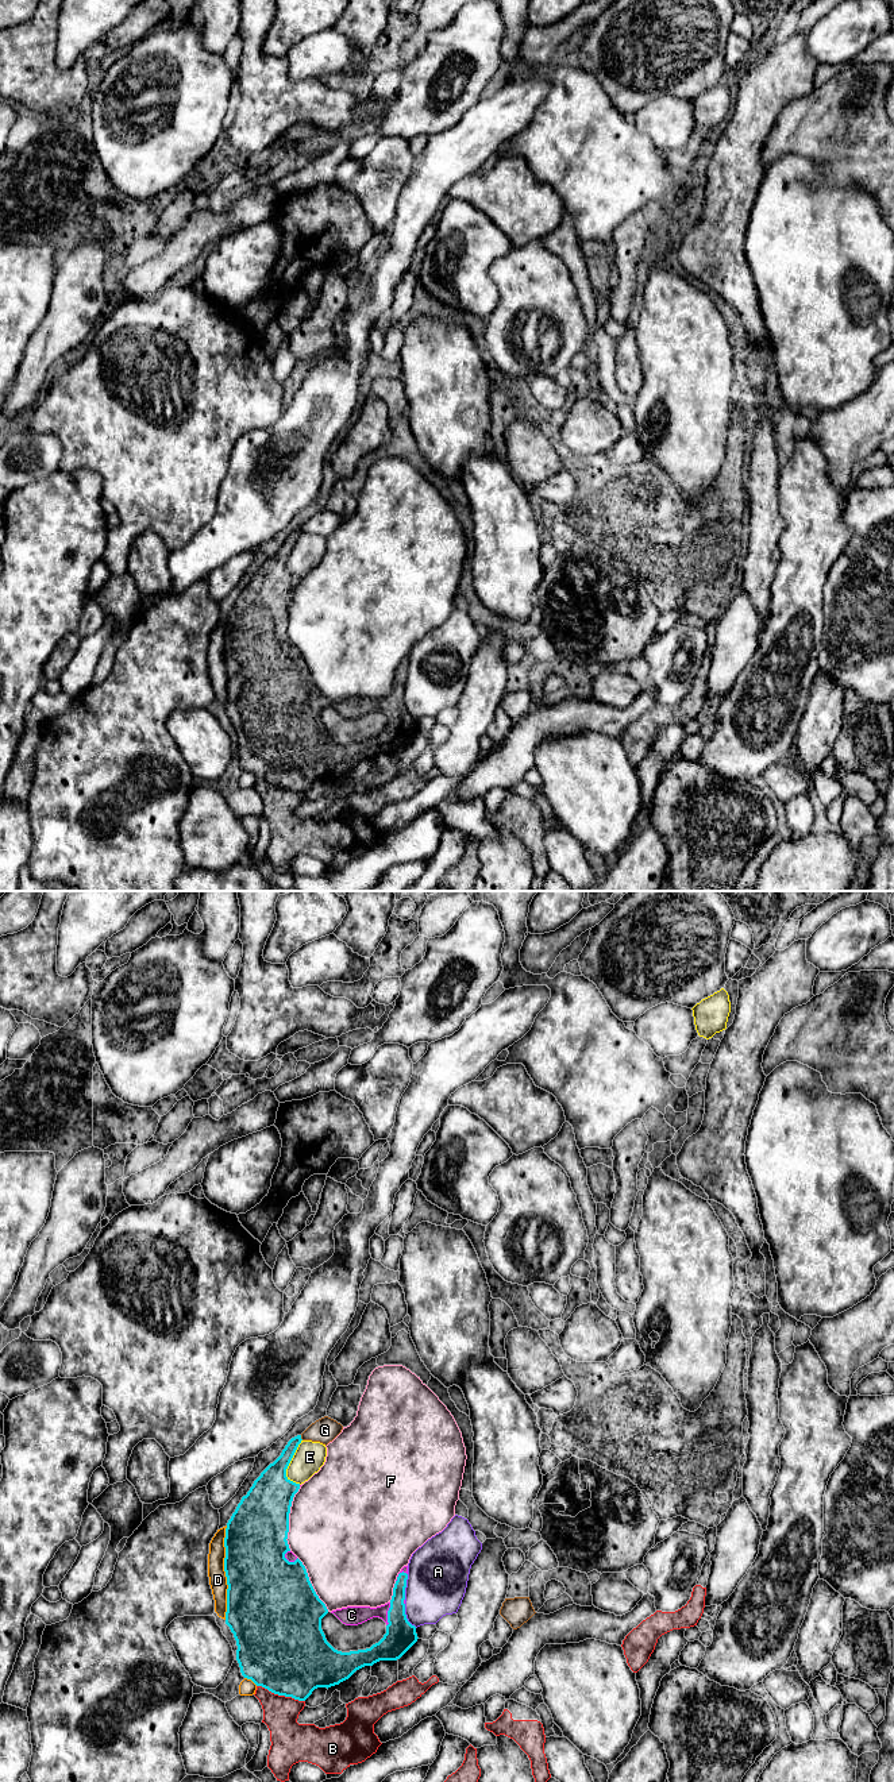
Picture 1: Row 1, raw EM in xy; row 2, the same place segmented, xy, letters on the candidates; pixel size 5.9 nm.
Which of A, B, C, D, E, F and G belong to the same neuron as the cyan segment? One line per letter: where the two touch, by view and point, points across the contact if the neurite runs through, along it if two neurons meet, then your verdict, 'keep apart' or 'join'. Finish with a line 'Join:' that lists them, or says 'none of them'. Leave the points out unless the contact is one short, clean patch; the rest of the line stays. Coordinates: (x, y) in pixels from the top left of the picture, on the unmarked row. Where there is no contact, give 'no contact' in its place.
A: meets cyan in xy at (405, 679); keep apart
B: meets cyan in xy at (281, 787); keep apart
C: meets cyan in xy at (388, 708); join
D: meets cyan in xy at (226, 666); keep apart
E: meets cyan in xy at (289, 555); keep apart
F: meets cyan in xy at (288, 612); keep apart
G: meets cyan in xy at (300, 531); keep apart
Join: C

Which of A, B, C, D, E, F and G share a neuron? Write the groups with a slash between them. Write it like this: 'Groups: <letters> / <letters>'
Groups: A / B / C / D / E / F / G

